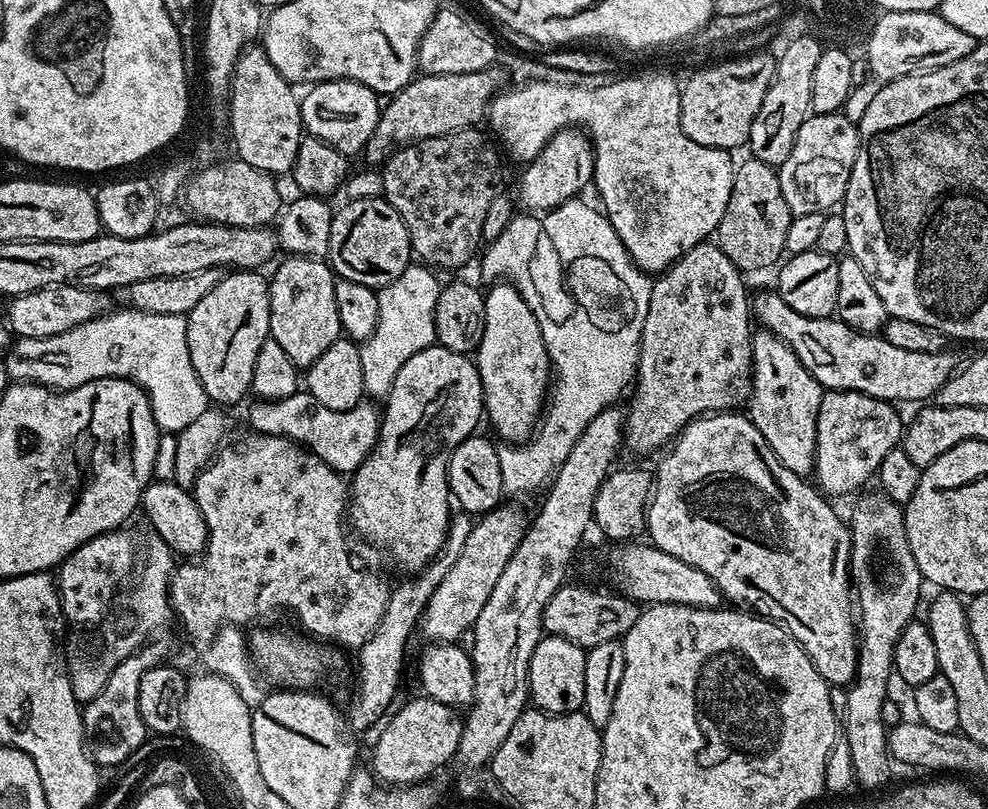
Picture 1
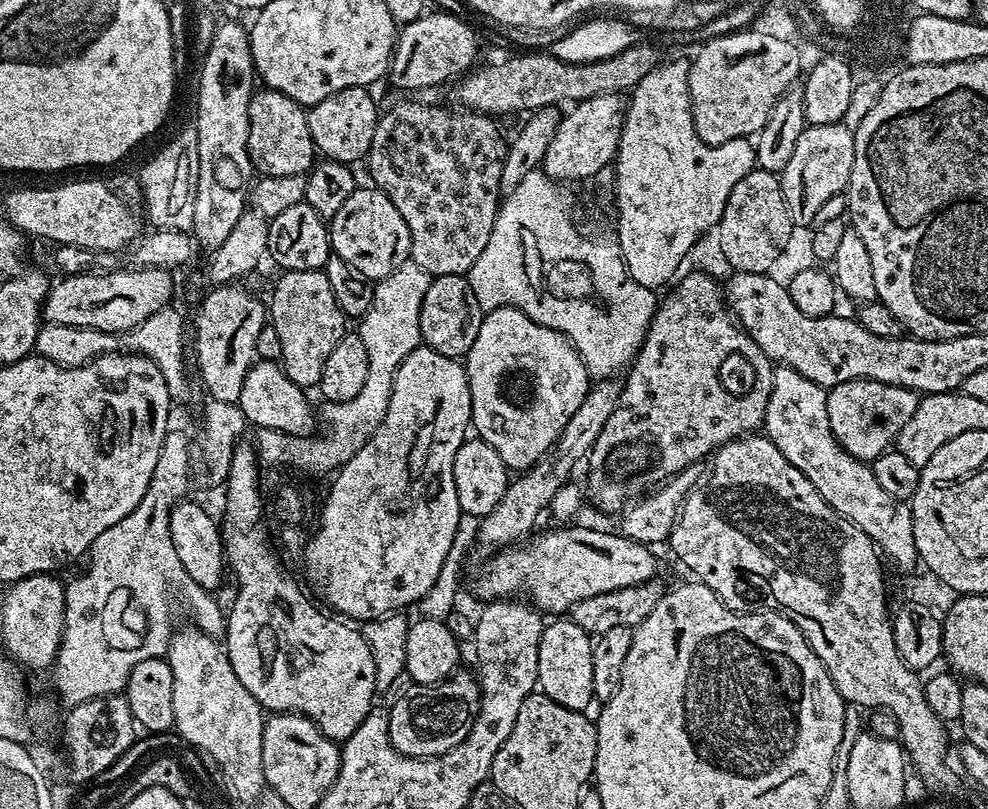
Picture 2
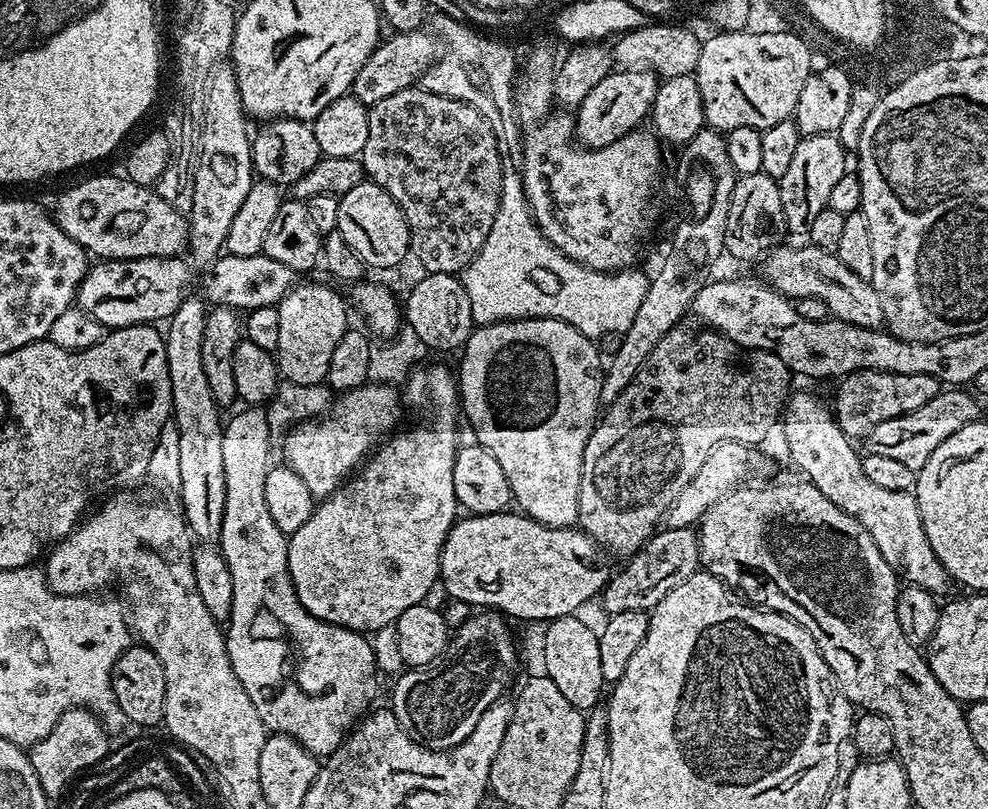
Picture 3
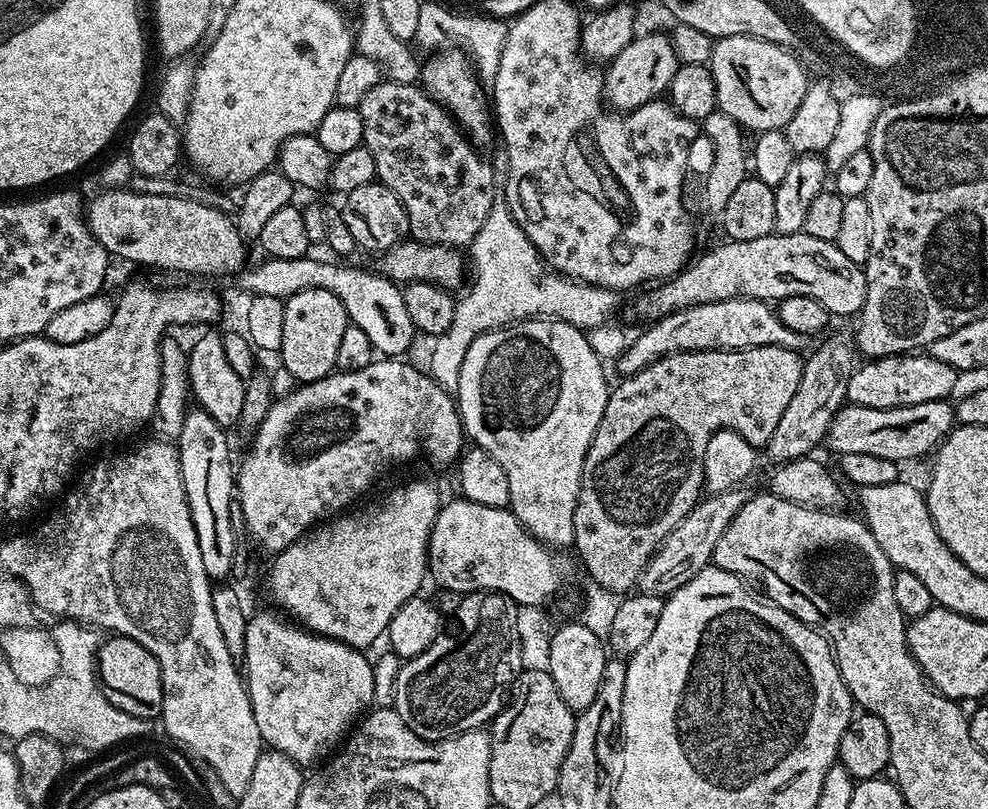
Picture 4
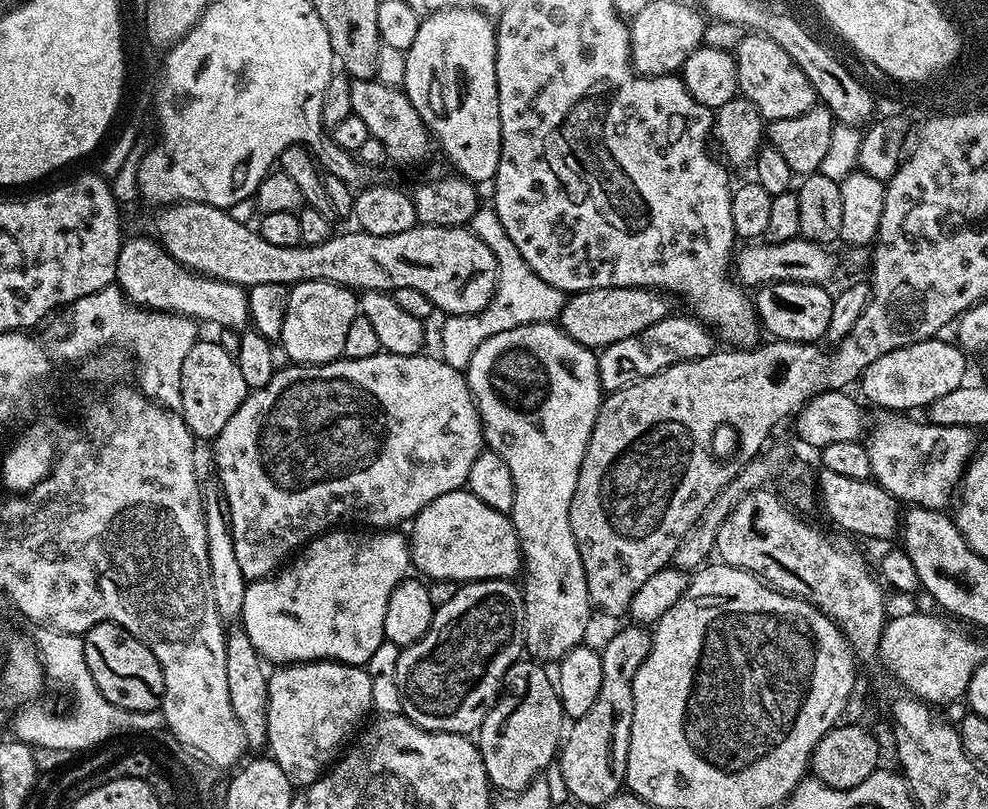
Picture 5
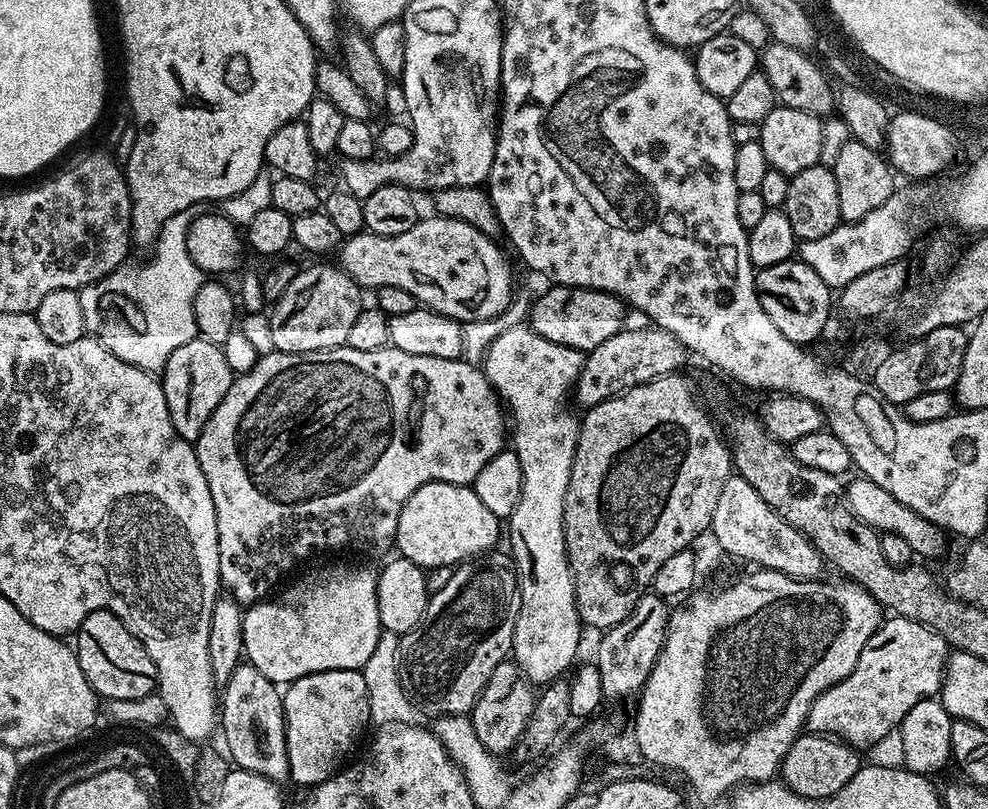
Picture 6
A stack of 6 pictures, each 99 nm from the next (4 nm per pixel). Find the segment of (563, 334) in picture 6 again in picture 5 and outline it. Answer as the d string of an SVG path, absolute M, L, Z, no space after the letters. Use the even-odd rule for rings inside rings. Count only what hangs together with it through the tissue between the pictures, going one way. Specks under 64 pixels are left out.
M599 288L585 292L573 292L565 299L564 309L558 317L559 327L574 342L593 350L603 350L614 342L622 342L622 338L630 338L634 334L642 334L654 322L662 322L673 315L673 297L663 290L654 288Z

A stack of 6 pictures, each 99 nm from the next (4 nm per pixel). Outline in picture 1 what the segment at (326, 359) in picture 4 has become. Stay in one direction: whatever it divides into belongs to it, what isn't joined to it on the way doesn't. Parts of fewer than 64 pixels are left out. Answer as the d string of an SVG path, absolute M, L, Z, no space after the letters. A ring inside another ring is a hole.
M288 256L270 276L270 338L286 350L290 362L294 362L297 369L308 369L322 358L322 354L326 354L326 350L330 350L330 346L334 346L336 340L341 339L342 329L335 302L336 282L331 267L315 256Z

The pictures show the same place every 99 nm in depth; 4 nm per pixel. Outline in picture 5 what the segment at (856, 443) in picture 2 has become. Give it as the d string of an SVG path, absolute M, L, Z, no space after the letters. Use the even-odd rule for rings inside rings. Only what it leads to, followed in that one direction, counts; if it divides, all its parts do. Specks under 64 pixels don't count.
M944 339L914 342L910 346L902 346L902 350L890 350L890 354L882 354L882 358L866 366L864 375L858 381L859 395L865 401L868 399L870 403L884 408L880 410L892 414L908 414L911 408L927 409L934 398L942 398L942 394L958 390L965 383L969 357L959 344Z

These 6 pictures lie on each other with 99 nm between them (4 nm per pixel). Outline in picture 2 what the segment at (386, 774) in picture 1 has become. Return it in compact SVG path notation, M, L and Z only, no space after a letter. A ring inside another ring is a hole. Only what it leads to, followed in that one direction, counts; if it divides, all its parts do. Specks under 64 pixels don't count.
M453 674L441 680L438 686L409 683L408 689L393 704L390 704L388 717L390 742L402 754L407 756L441 756L452 748L458 747L466 738L466 734L470 734L470 726L475 722L480 709L480 682L475 675L460 675Z

